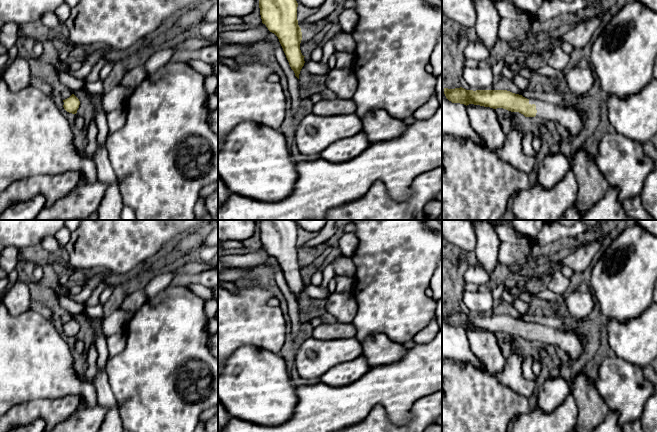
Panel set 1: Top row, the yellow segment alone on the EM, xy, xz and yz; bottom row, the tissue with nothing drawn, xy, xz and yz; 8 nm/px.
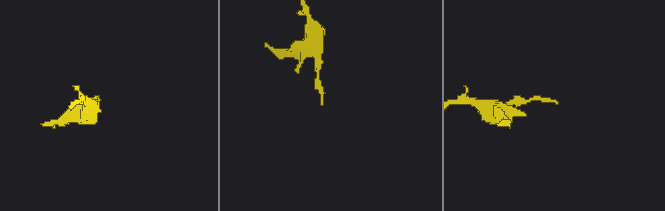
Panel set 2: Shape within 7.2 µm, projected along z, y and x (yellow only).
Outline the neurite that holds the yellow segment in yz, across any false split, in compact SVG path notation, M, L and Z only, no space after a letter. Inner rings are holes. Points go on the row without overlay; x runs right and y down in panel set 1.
M462 311L444 312L444 318L452 327L460 327L466 330L474 328L493 333L503 332L511 336L519 336L525 341L558 346L573 359L578 359L583 353L582 343L574 334L534 322L527 323L507 314L473 315Z

